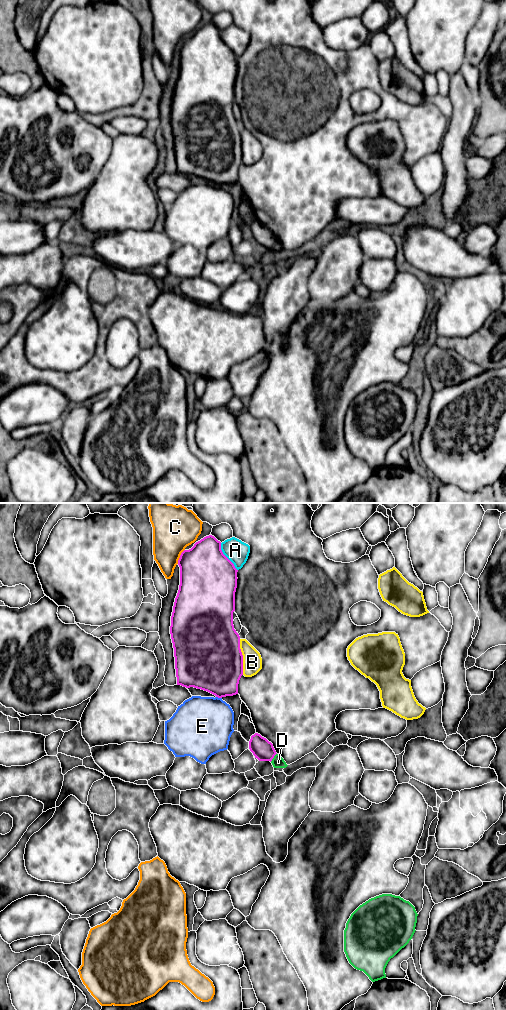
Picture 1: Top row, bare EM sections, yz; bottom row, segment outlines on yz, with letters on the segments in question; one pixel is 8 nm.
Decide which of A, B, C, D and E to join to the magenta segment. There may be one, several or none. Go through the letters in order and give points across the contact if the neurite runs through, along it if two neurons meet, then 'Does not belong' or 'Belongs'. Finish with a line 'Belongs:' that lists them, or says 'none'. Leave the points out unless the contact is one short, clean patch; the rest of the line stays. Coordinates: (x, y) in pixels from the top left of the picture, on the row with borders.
A: Does not belong
B: Does not belong
C: Does not belong
D: Boundary: yz (276, 753), (270, 761). Does not belong
E: Does not belong
Belongs: none

